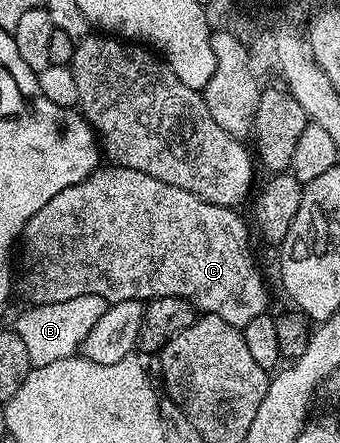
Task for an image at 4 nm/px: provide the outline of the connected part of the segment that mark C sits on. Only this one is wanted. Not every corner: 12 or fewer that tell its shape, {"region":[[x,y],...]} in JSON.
{"region":[[114,163],[27,220],[17,293],[268,312],[247,225]]}

